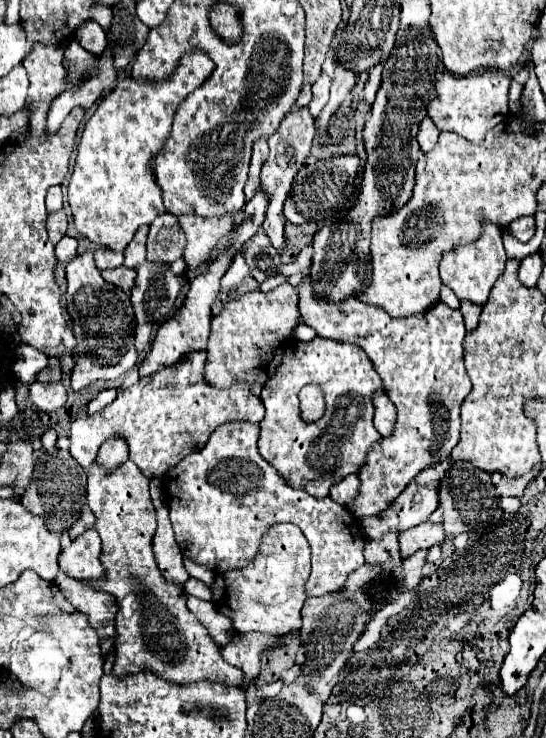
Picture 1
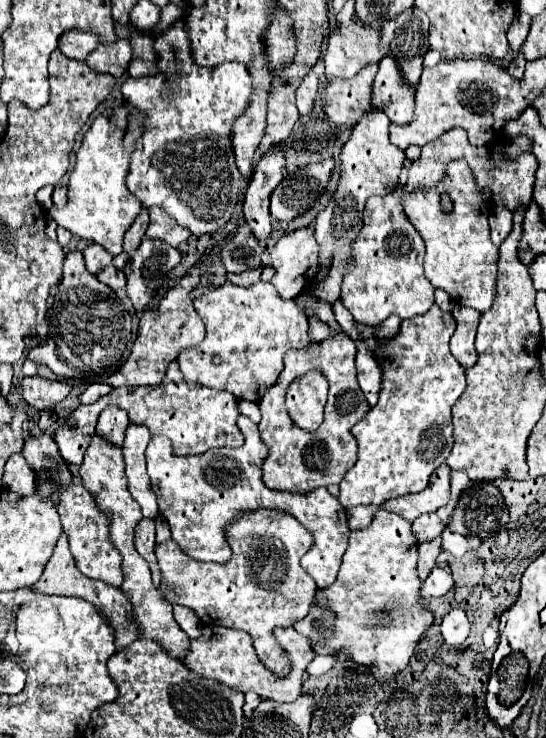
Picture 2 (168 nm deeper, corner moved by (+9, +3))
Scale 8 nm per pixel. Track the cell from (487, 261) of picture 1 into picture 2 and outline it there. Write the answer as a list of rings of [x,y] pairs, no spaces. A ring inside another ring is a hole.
[[[453,161],[447,167],[441,185],[429,191],[411,193],[403,199],[403,207],[409,221],[415,219],[415,227],[425,241],[425,275],[431,281],[431,285],[447,291],[449,297],[459,305],[473,307],[477,311],[487,311],[495,295],[499,249],[489,239],[489,209],[473,181],[467,163]],[[441,193],[449,193],[449,197],[453,199],[455,207],[451,213],[441,211]]]

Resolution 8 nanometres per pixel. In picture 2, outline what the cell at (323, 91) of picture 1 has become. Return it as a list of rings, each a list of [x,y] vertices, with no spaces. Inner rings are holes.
[[[310,71],[296,91],[296,107],[300,115],[307,115],[312,111],[320,88],[318,76]]]

